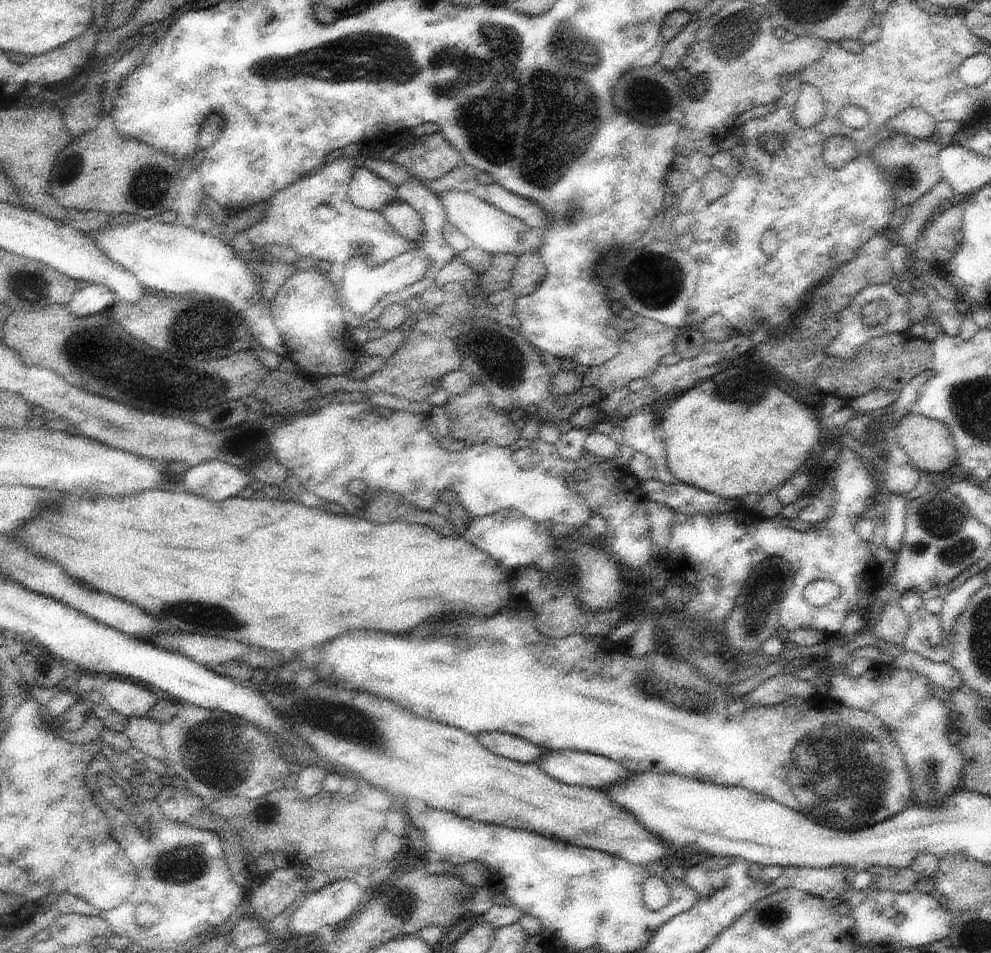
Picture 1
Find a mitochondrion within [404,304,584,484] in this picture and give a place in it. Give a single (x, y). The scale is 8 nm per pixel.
(504, 373)

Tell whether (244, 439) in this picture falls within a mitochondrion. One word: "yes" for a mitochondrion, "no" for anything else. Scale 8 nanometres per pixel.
no

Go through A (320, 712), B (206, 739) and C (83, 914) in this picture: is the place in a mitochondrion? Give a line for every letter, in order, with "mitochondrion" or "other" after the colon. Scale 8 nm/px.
A: mitochondrion
B: mitochondrion
C: other

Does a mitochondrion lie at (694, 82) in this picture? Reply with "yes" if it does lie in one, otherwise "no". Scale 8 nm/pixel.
yes

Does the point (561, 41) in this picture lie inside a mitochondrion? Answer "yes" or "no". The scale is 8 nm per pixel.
yes

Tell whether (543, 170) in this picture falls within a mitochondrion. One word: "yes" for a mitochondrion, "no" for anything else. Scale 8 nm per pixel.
yes

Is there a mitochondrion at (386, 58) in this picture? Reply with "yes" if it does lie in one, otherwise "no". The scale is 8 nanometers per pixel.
yes

